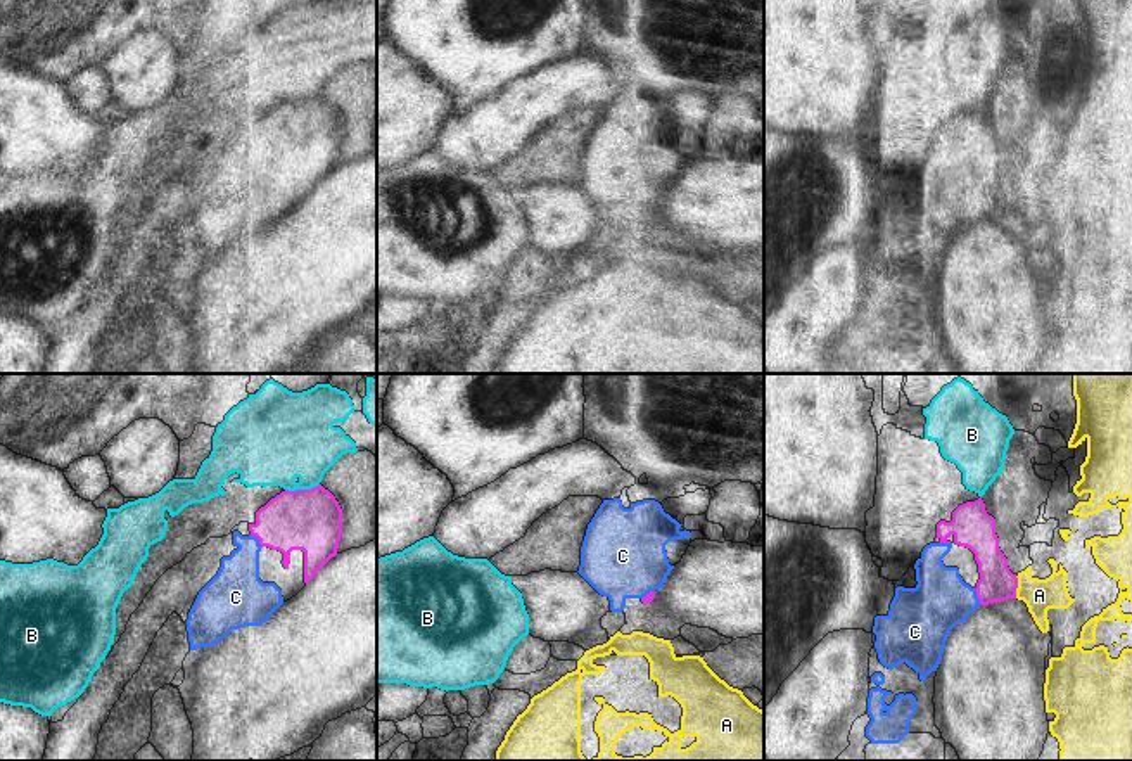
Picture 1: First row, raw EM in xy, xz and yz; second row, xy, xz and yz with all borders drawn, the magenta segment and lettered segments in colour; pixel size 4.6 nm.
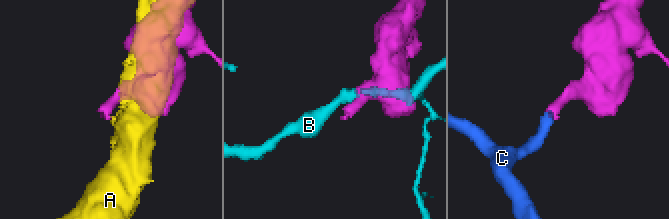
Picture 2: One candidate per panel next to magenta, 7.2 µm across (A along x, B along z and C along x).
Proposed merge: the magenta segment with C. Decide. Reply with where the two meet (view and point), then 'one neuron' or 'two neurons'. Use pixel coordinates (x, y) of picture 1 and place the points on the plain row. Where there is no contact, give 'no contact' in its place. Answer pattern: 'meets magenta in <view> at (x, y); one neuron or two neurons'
meets magenta in yz at (977, 208); one neuron

